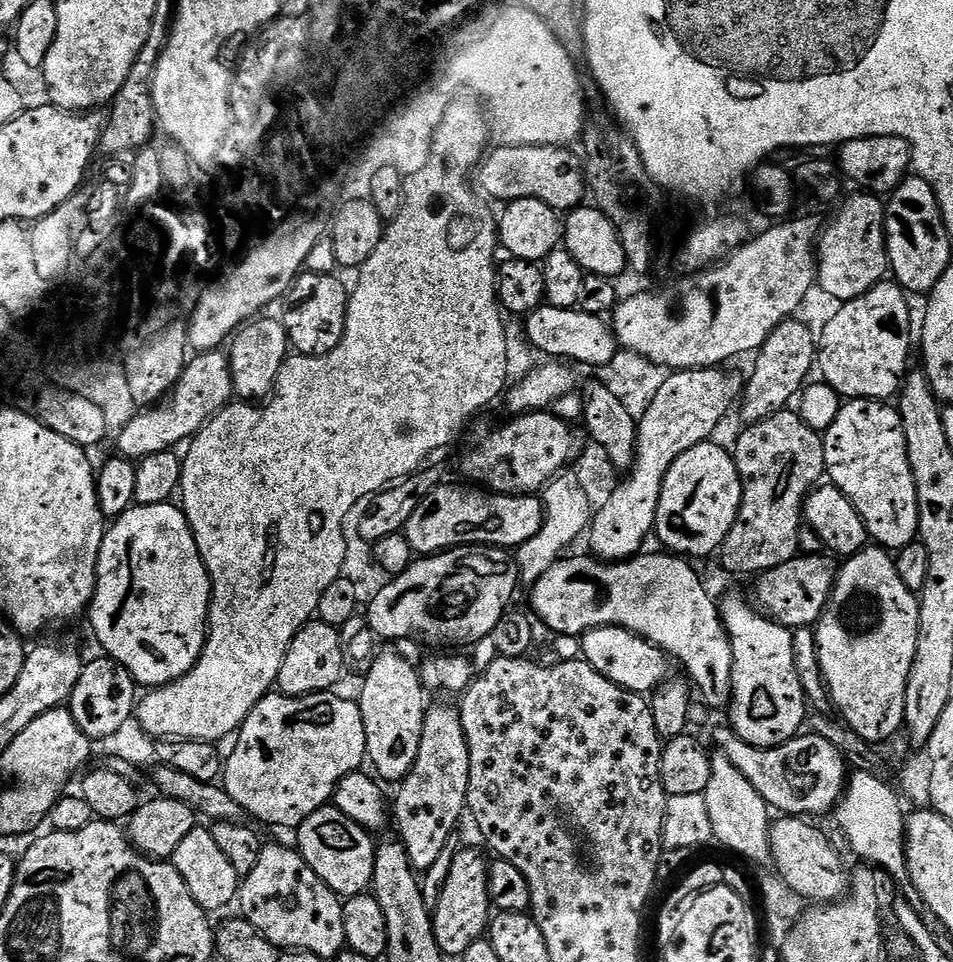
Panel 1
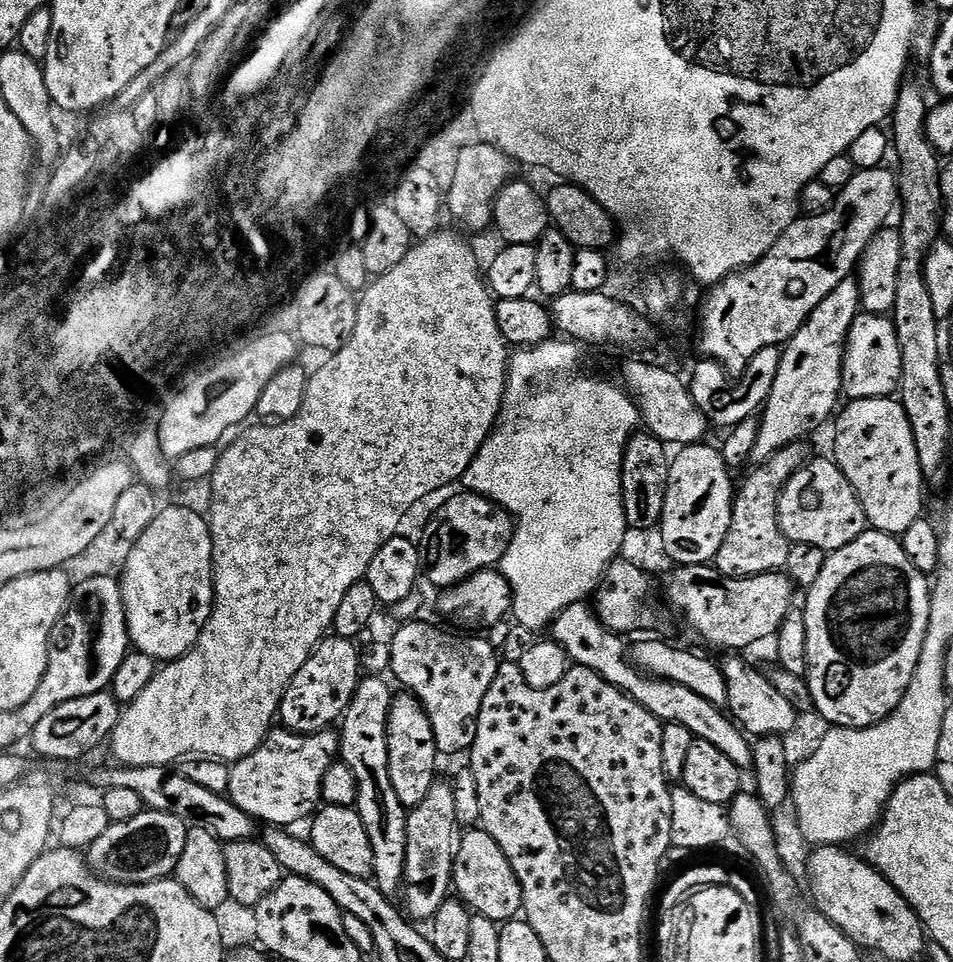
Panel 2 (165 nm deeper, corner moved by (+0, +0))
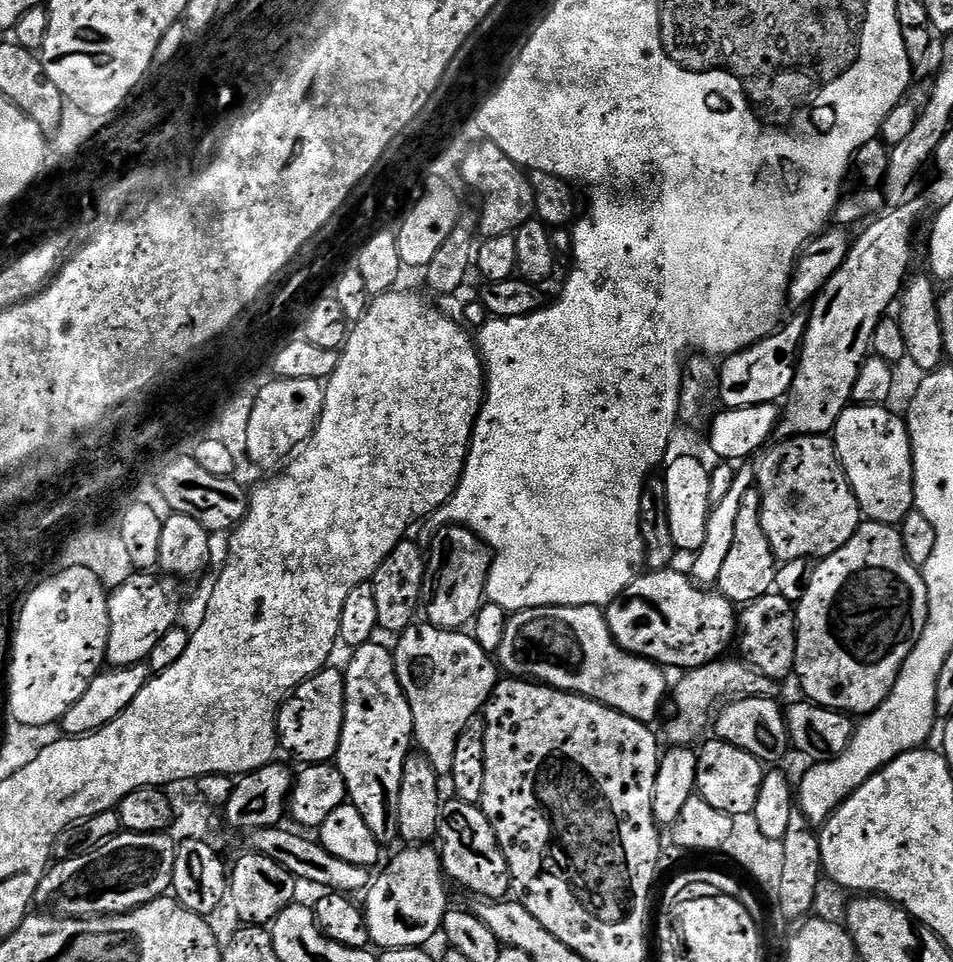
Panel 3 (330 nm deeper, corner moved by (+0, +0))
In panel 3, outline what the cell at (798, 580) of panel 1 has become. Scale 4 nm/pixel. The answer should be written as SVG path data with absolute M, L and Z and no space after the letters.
M675 567L637 575L618 598L606 605L604 617L614 642L631 656L653 660L665 669L687 670L721 659L738 636L738 612L719 591L709 590Z

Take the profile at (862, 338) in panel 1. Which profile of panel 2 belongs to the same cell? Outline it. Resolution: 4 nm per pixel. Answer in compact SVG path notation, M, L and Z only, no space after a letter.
M861 311L850 326L848 341L844 347L842 392L849 401L888 398L899 389L902 378L902 350L898 346L896 323L888 316Z

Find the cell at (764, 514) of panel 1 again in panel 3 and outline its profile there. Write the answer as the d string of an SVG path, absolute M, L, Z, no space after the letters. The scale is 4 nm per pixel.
M753 487L746 490L746 498L742 498L742 506L738 506L738 522L734 526L734 542L730 545L730 554L722 565L718 591L733 606L753 604L758 598L769 595L775 589L777 569L778 561L766 538L766 530L762 530L760 494Z

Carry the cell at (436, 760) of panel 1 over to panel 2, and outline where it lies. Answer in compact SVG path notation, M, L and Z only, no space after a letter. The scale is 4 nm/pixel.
M437 782L430 786L430 794L426 794L426 798L416 808L408 812L408 825L406 826L406 870L404 871L402 897L404 896L405 904L403 904L403 907L413 921L431 921L432 917L438 914L438 910L443 906L445 900L449 899L450 893L454 888L452 867L456 861L457 843L458 825L456 815L454 814L452 786L448 782L444 782L444 784L443 782Z

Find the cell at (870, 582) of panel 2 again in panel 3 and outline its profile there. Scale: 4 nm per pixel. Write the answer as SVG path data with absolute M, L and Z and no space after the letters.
M864 522L861 523L860 529L852 535L850 542L846 542L846 546L842 546L834 554L823 557L817 563L813 580L806 590L805 597L795 605L795 610L796 671L794 674L800 680L803 695L811 703L820 704L824 708L836 708L839 712L847 712L849 714L857 714L856 712L867 714L878 706L882 706L882 702L890 694L890 690L894 686L894 682L900 673L900 668L906 662L910 650L914 650L914 646L920 640L922 633L924 633L924 627L928 621L928 591L926 590L923 571L906 554L906 546L902 546L902 538L899 531L890 524Z

